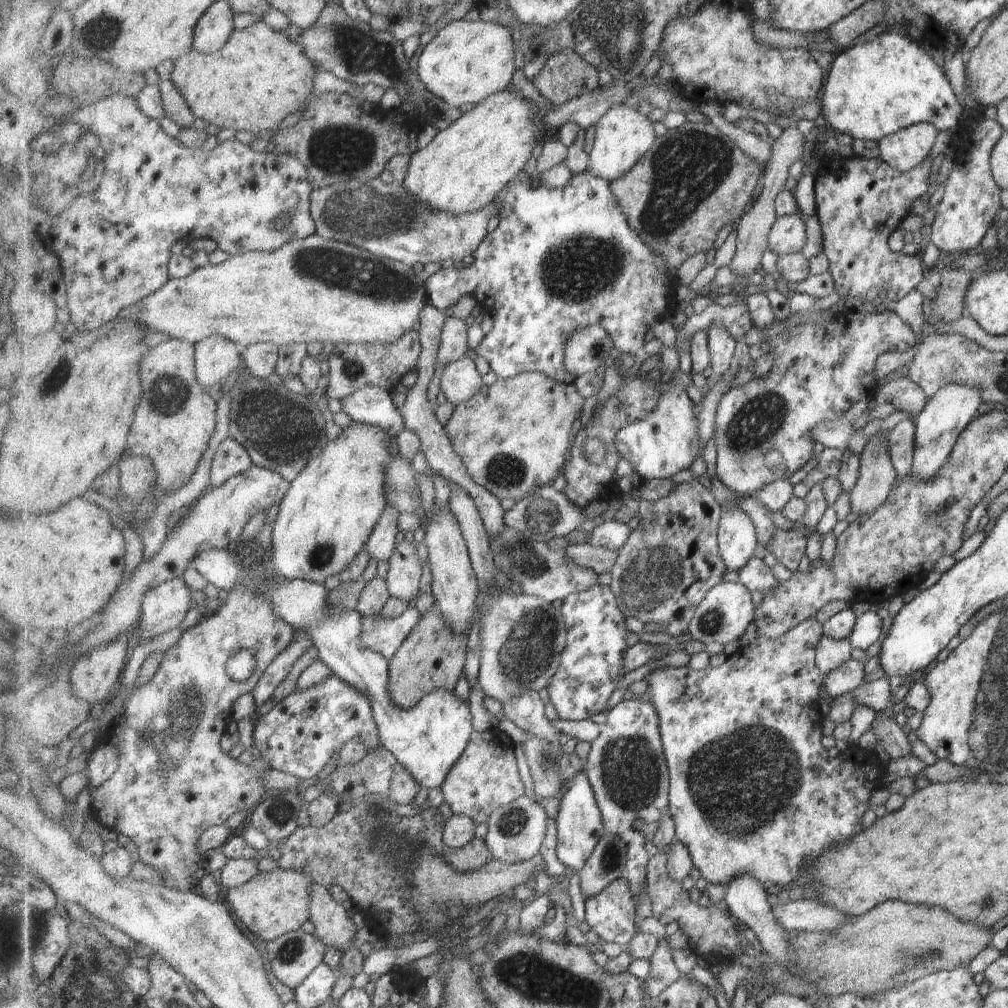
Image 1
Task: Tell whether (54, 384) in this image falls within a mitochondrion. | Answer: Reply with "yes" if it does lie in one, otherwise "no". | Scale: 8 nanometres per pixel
yes

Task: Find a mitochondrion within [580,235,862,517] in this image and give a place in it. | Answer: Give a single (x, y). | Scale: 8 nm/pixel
(762, 416)

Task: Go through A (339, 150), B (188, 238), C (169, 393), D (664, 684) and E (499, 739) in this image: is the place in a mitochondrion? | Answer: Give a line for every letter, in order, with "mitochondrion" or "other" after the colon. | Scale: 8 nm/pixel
A: mitochondrion
B: other
C: mitochondrion
D: other
E: other

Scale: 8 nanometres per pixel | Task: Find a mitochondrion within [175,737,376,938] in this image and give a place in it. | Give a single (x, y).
(280, 810)

